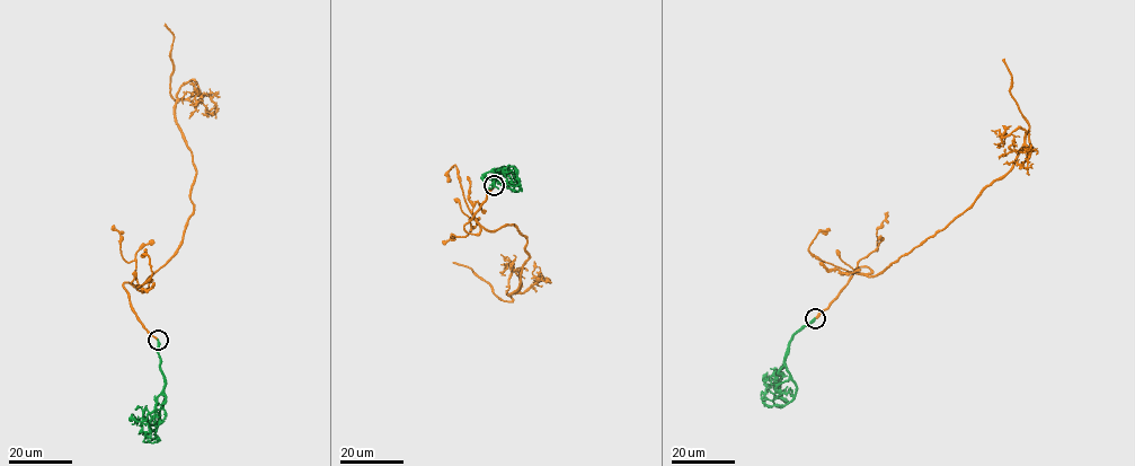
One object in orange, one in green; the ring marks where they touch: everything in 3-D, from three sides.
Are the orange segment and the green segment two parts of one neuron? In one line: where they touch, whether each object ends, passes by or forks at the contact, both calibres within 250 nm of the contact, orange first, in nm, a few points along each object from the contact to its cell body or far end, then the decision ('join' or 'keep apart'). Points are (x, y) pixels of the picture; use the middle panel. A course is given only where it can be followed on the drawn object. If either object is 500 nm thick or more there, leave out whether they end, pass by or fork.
place (494, 185); orange ends; green ends; calibres 280 and 300 nm; course orange (494, 186), (463, 229), (478, 234), (513, 223), (526, 238), (530, 255), (512, 300), (452, 262); course green (494, 185), (495, 170), (504, 167), (504, 174), (499, 168), (493, 170), (504, 168), (506, 181), (501, 185); join

